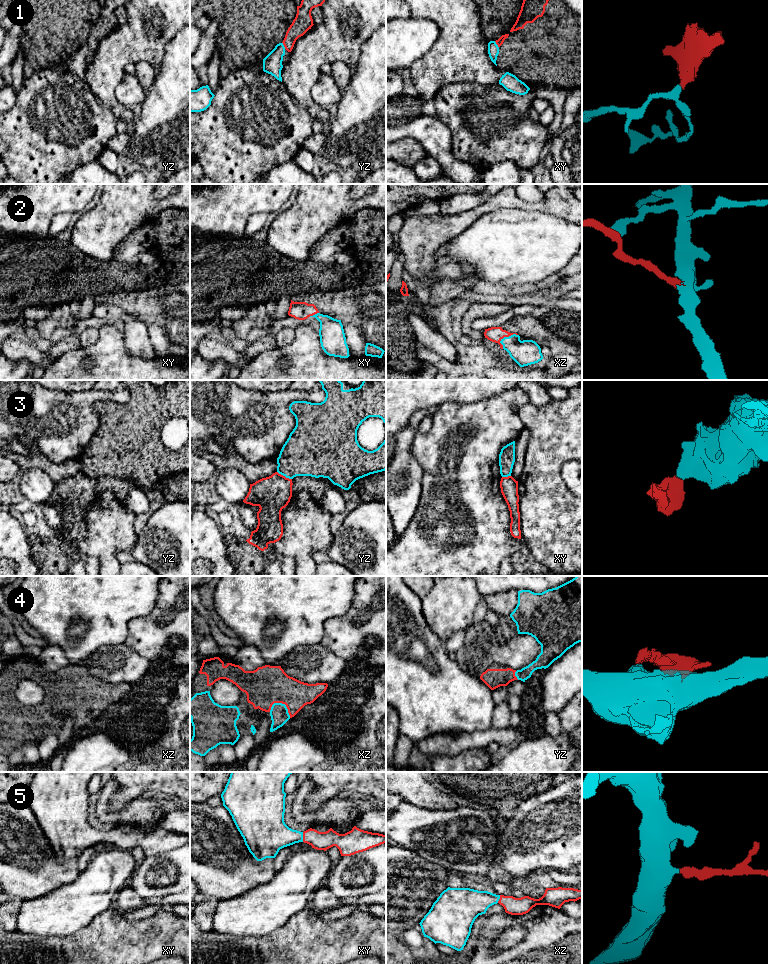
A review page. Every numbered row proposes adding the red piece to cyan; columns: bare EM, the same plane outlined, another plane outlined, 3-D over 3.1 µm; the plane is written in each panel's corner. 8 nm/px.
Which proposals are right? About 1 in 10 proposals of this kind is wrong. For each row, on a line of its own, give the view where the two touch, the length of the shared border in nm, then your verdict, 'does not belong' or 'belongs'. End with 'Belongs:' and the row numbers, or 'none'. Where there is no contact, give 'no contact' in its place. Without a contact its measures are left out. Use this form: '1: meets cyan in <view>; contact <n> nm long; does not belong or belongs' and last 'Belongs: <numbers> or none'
1: meets cyan in yz; contact 60 nm long; does not belong
2: meets cyan in xz; contact 170 nm long; belongs
3: meets cyan in yz; contact 140 nm long; does not belong
4: meets cyan in xz; contact 190 nm long; belongs
5: meets cyan in xy; contact 80 nm long; belongs
Belongs: 2, 4, 5

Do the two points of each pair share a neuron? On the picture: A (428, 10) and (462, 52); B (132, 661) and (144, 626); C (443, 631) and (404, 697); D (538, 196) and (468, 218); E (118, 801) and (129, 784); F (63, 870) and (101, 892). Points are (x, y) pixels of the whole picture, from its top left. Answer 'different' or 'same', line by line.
A: same
B: different
C: different
D: different
E: same
F: different

